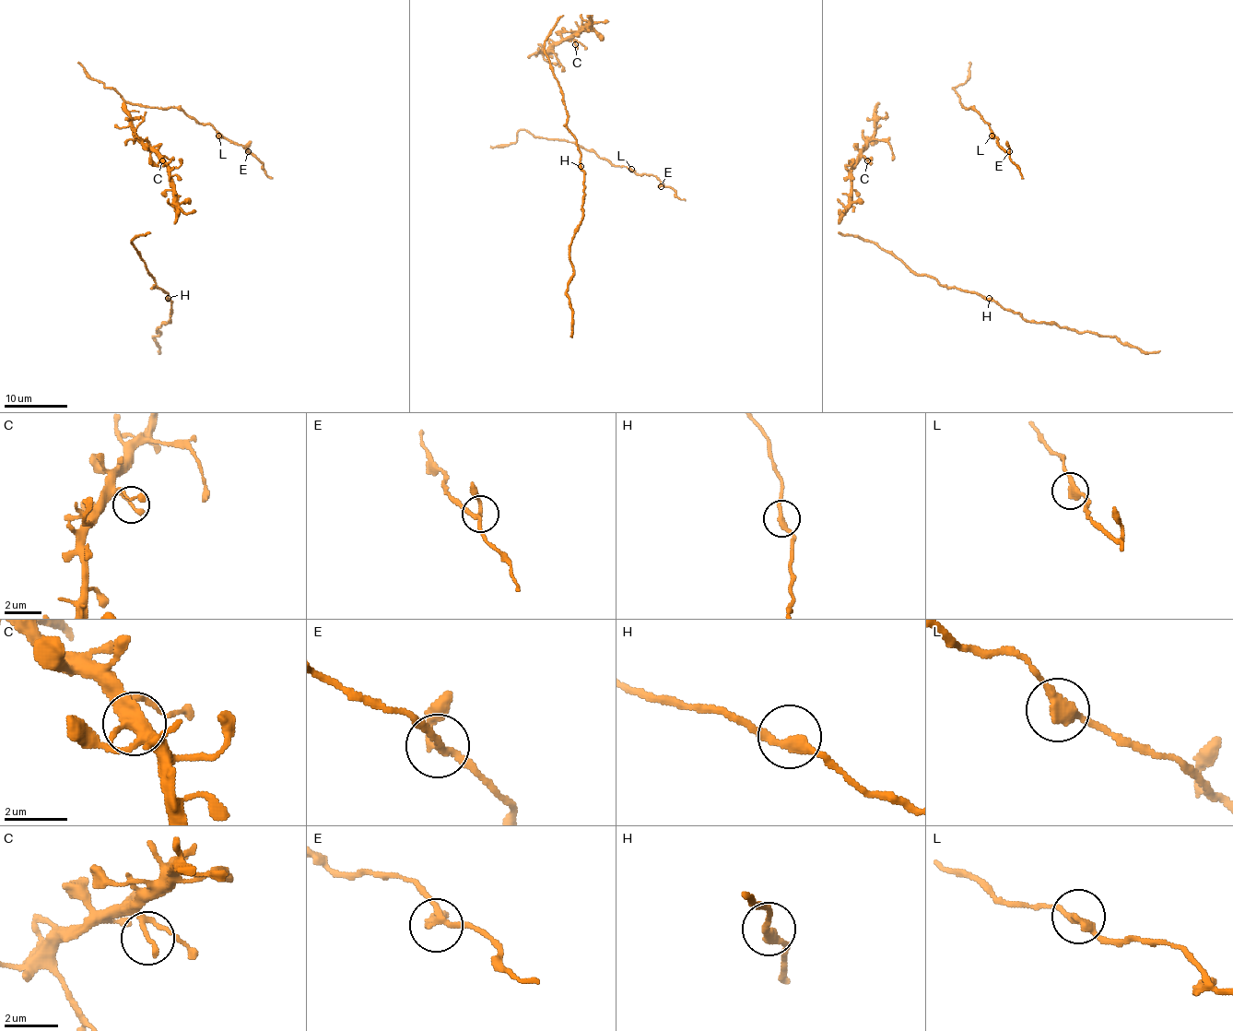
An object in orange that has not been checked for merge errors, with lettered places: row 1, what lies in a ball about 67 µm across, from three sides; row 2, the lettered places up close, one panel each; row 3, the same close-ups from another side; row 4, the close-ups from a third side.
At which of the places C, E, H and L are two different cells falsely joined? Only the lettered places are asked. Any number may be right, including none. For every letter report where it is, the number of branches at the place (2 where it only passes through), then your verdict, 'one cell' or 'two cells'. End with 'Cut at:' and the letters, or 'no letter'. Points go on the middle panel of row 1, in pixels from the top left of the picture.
C: at (575, 44); 2 branches meet; one cell
E: at (661, 186); 3 branches meet; one cell
H: at (581, 166); 2 branches meet; one cell
L: at (631, 169); 2 branches meet; one cell
Cut at: no letter

